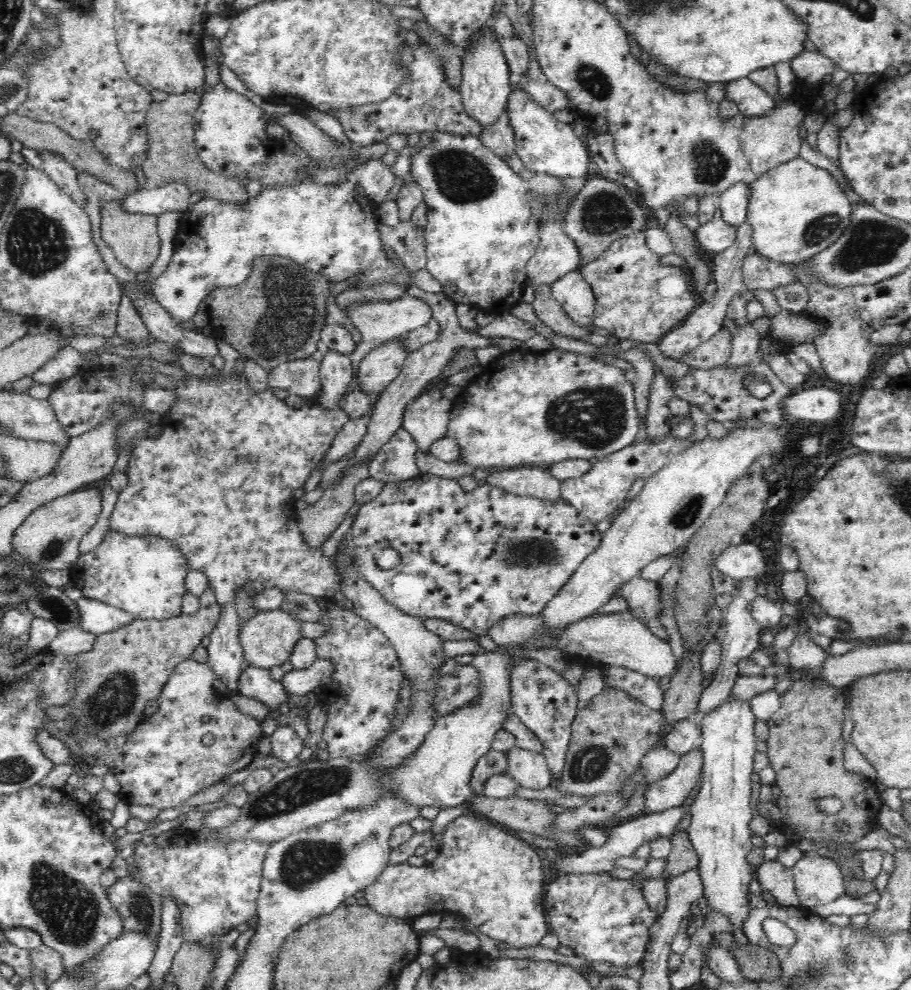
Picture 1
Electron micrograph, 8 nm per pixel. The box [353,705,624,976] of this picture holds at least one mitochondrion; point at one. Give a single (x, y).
(592, 762)

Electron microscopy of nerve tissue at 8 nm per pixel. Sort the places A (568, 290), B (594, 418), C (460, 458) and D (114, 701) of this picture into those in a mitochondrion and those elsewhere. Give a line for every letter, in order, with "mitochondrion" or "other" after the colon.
A: other
B: mitochondrion
C: other
D: mitochondrion

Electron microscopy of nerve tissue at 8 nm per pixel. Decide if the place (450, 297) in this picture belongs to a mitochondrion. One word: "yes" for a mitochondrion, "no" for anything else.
no

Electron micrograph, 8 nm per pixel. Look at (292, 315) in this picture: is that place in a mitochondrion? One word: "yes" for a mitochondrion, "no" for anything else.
yes

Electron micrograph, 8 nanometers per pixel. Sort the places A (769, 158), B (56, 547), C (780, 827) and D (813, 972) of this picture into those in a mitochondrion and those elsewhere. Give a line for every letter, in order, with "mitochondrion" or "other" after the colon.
A: other
B: mitochondrion
C: other
D: mitochondrion

